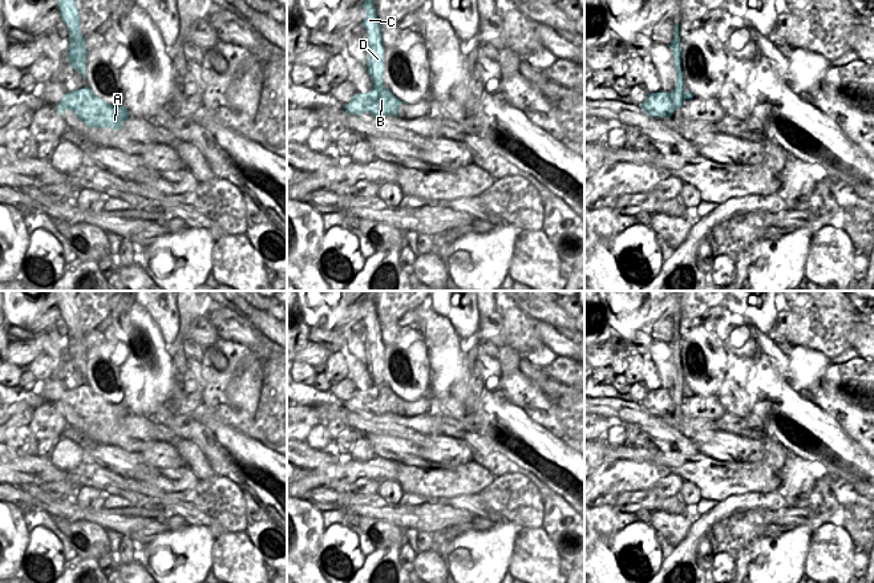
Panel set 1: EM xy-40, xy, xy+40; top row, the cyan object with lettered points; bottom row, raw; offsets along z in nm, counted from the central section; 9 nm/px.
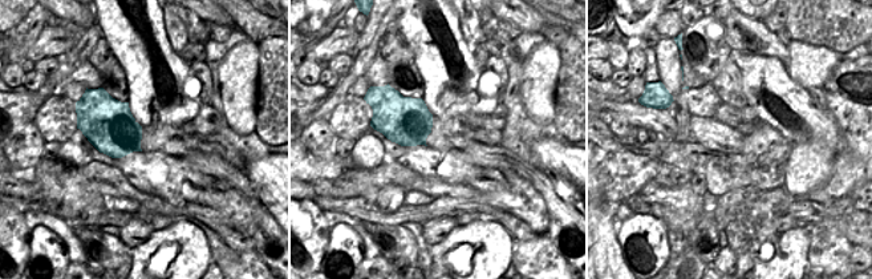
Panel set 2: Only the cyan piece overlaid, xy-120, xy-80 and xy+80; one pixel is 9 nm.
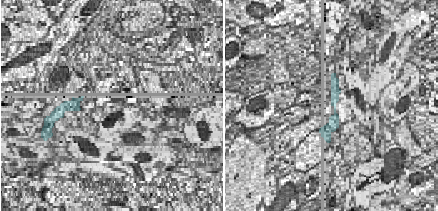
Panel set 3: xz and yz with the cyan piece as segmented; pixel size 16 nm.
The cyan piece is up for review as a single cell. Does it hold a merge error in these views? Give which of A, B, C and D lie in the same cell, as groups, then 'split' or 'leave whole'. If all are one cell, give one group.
groups A B / C D; split

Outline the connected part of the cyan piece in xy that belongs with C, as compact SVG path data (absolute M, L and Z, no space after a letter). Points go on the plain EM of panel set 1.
M367 296L361 303L365 307L363 319L367 328L365 349L367 349L367 371L372 376L372 382L377 386L384 385L384 344L381 324L377 319L376 305L373 299Z

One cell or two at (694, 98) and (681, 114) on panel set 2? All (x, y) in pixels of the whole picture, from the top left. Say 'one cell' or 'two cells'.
two cells

